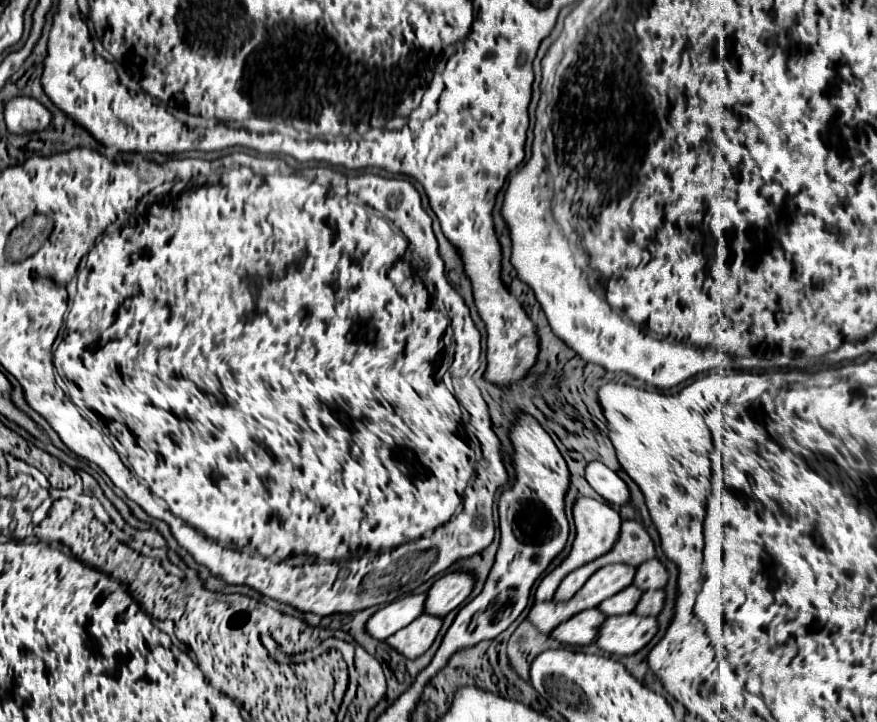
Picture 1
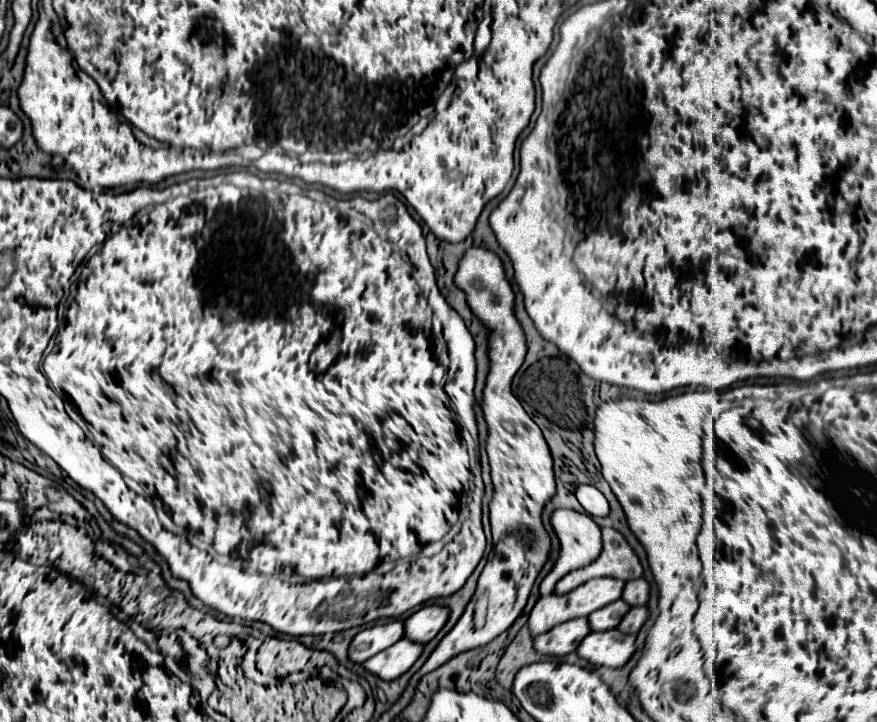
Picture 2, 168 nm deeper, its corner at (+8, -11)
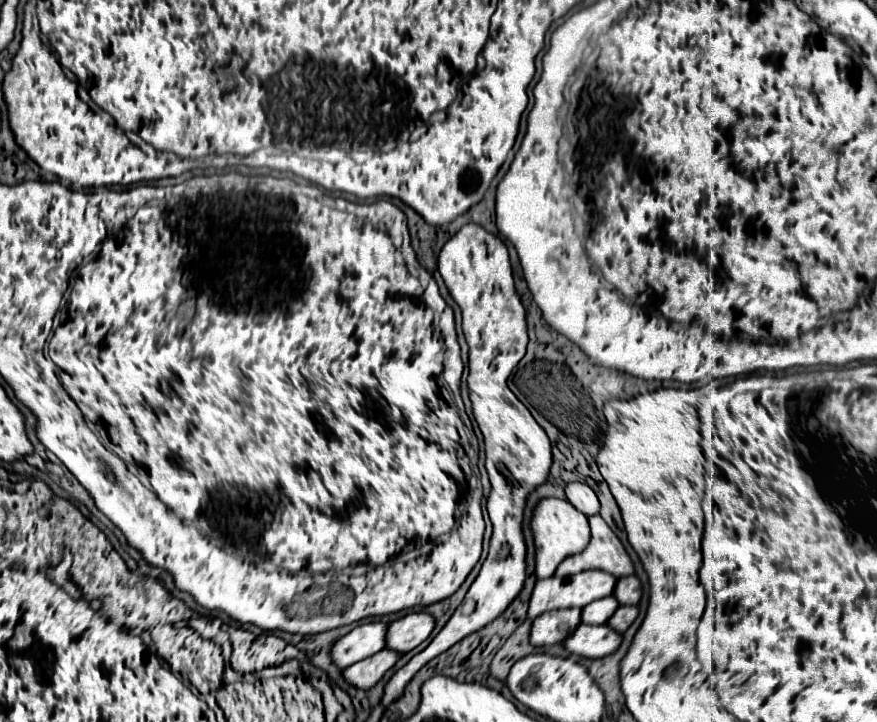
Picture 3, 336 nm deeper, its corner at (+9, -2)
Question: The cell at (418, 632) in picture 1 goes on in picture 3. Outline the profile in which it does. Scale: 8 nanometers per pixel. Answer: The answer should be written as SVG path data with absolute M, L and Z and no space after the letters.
M382 649L376 655L368 657L366 661L358 661L358 663L346 667L342 671L342 677L346 679L348 685L352 685L356 689L368 691L368 689L372 689L384 677L384 673L388 669L394 667L394 663L398 661L398 657L400 655L394 653L394 651L390 651L390 649Z

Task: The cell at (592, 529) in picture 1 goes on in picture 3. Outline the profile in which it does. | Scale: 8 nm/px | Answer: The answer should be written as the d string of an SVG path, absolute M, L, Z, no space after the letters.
M542 499L532 511L530 529L536 545L536 561L562 561L568 555L578 553L578 549L586 549L590 541L588 519L564 499Z

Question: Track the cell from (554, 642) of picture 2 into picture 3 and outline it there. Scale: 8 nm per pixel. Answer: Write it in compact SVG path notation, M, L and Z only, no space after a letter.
M554 609L554 613L546 613L532 621L530 643L534 647L562 643L578 625L580 625L578 609Z

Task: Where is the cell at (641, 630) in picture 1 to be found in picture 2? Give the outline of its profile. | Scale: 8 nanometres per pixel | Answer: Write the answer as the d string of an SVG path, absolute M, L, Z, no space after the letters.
M617 628L605 632L591 632L579 644L577 654L591 664L621 668L635 652L635 636L623 634Z

